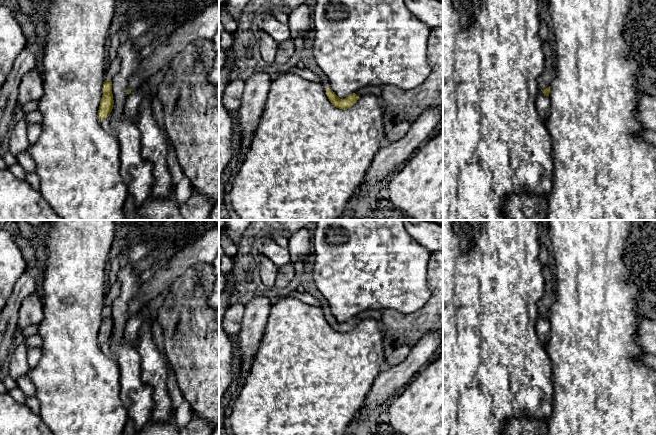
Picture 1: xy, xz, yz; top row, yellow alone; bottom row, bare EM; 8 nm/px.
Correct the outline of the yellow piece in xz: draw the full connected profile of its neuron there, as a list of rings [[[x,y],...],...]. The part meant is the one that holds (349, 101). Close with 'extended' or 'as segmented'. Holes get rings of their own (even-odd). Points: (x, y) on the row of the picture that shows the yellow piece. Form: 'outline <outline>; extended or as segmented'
outline [[[326,89],[326,94],[329,99],[329,101],[332,103],[332,105],[339,109],[347,110],[351,106],[353,106],[357,100],[359,99],[359,96],[357,96],[355,93],[351,94],[350,96],[340,99],[331,89]]]; as segmented

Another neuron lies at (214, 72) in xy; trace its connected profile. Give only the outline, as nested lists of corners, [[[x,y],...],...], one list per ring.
[[[217,52],[212,68],[209,72],[209,80],[213,84],[219,85],[219,52]]]

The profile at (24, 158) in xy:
[[[28,150],[16,155],[17,163],[25,170],[26,173],[36,172],[36,163]]]

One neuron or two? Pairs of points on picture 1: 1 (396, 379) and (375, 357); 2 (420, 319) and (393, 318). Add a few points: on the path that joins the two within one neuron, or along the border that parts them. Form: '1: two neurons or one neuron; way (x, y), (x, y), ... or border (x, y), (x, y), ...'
1: two neurons; border (385, 367), (376, 377), (371, 387)
2: one neuron; way (413, 319), (400, 319)

